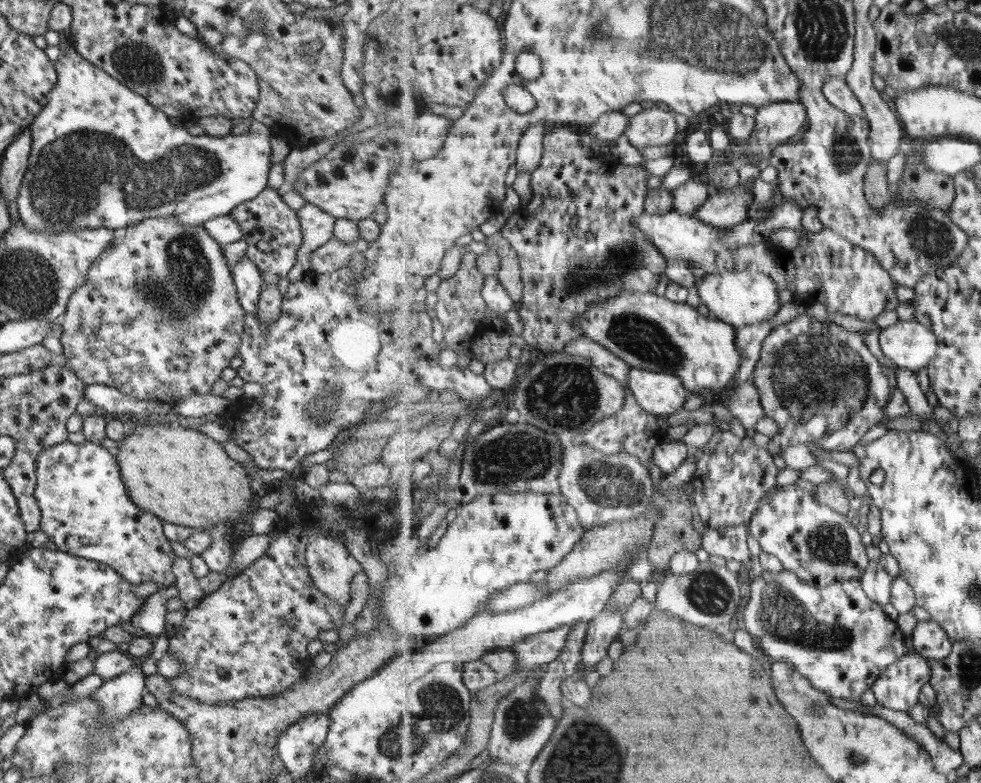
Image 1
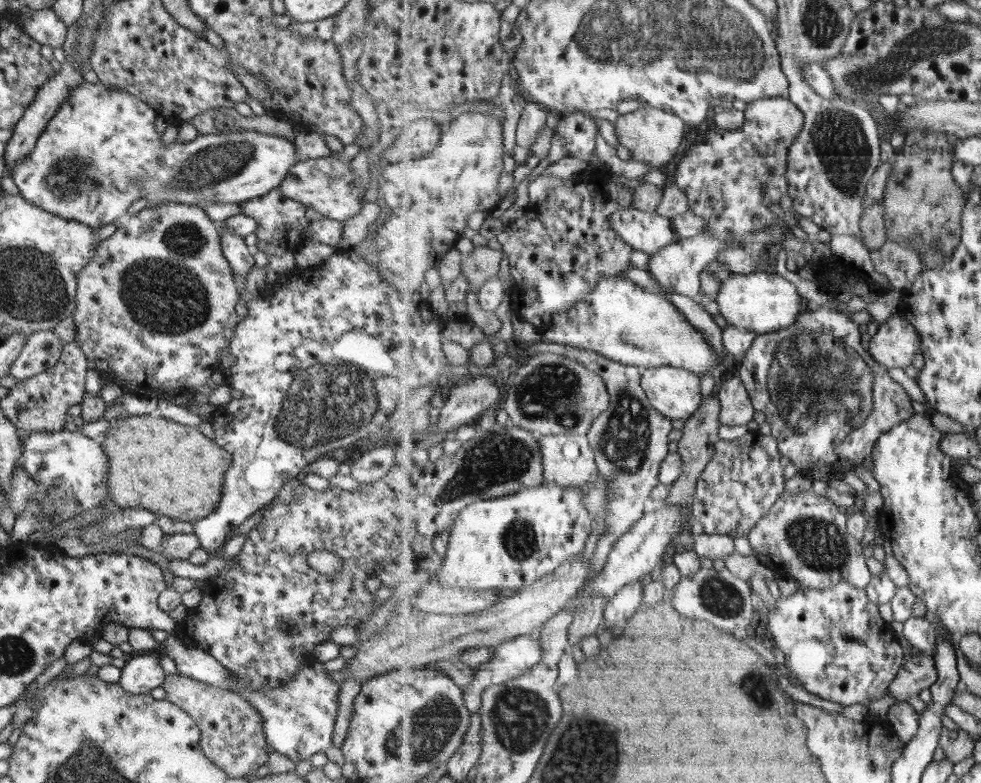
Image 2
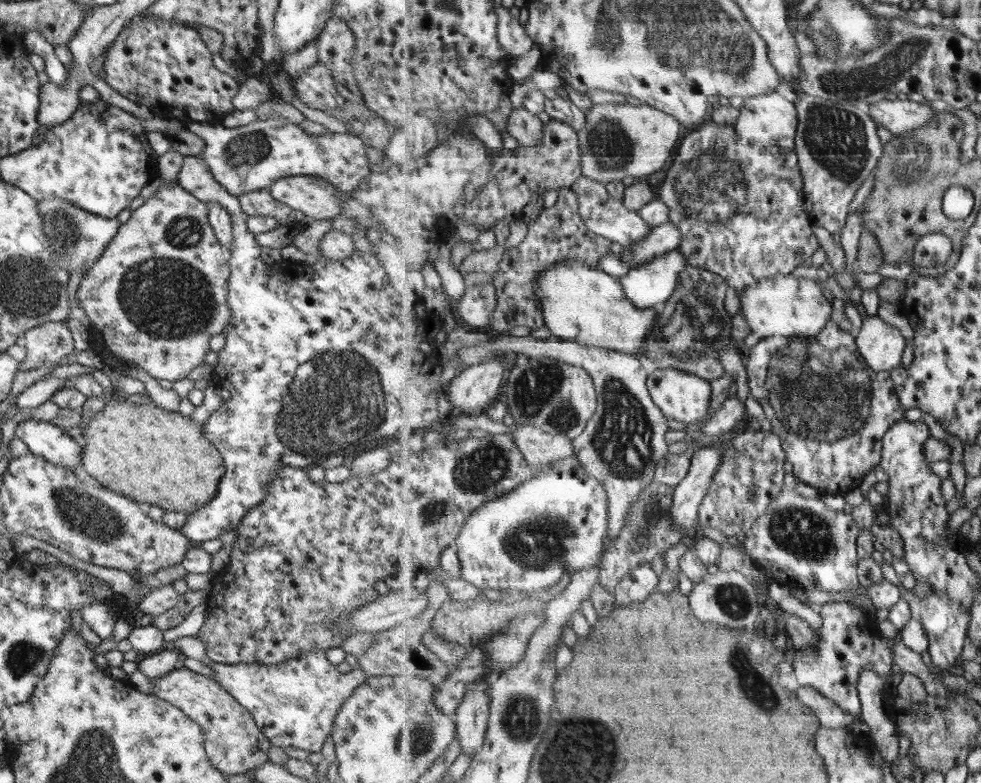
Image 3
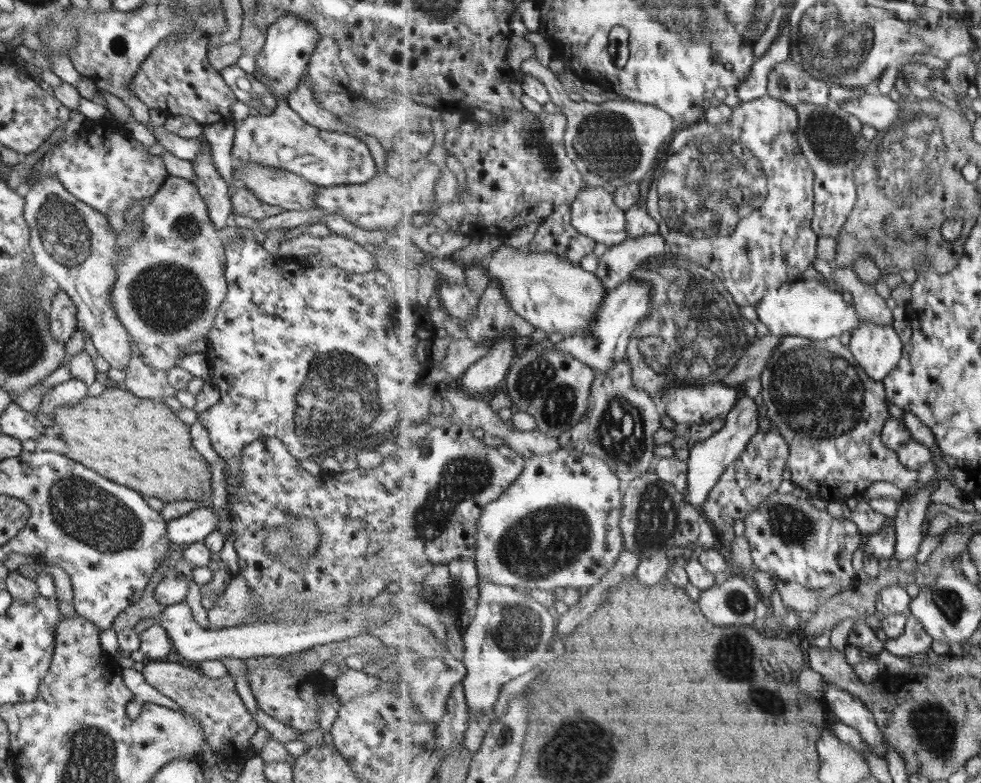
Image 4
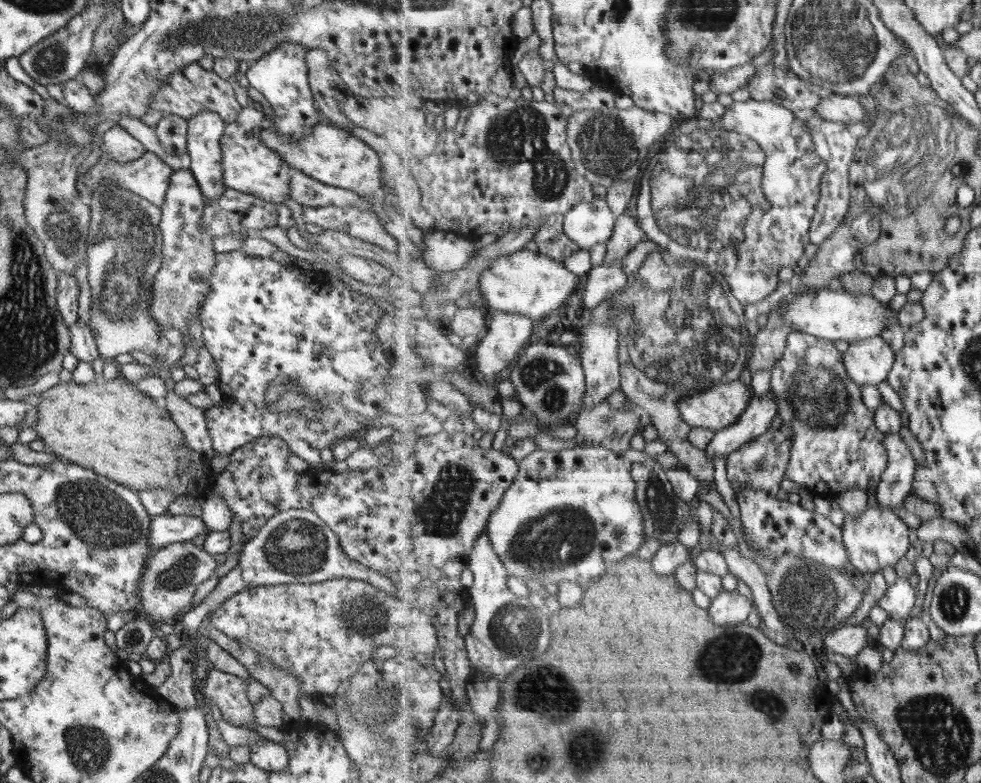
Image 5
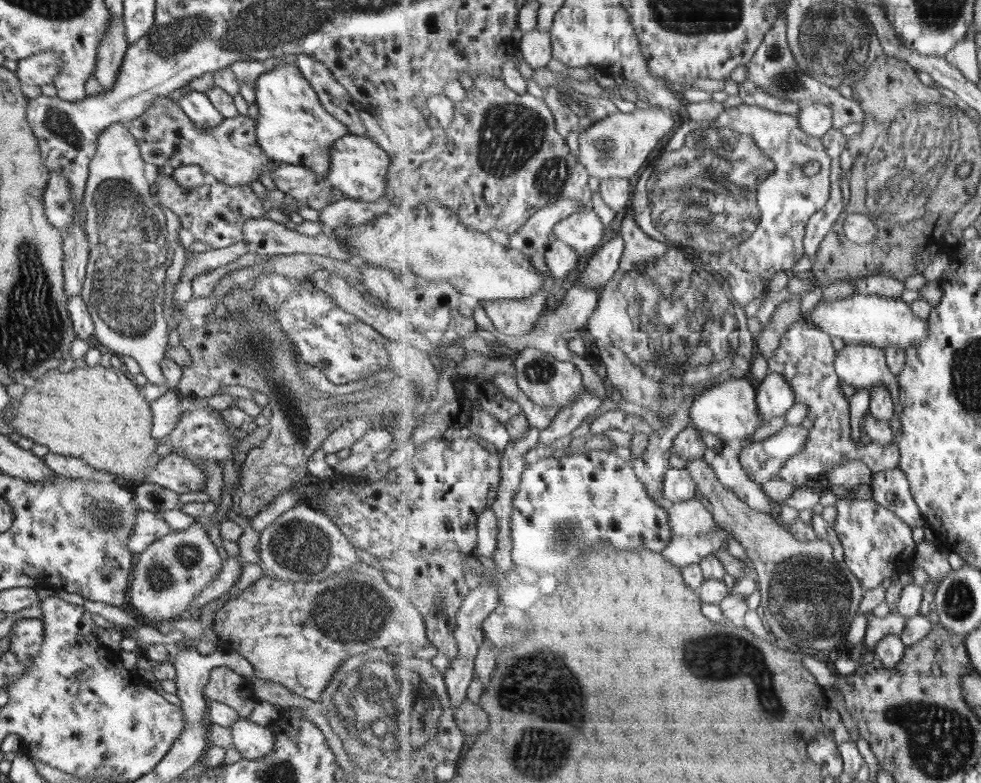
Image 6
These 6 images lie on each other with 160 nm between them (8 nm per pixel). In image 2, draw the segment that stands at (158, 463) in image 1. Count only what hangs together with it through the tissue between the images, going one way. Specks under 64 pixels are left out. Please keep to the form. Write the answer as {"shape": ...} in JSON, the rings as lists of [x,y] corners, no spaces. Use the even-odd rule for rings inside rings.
{"shape":[[[156,413],[149,415],[125,416],[115,421],[117,428],[107,429],[103,443],[108,458],[106,487],[110,499],[121,509],[143,508],[152,513],[167,515],[173,520],[193,523],[210,512],[221,498],[225,471],[231,466],[231,455],[207,439],[196,427],[177,424],[159,417]]]}

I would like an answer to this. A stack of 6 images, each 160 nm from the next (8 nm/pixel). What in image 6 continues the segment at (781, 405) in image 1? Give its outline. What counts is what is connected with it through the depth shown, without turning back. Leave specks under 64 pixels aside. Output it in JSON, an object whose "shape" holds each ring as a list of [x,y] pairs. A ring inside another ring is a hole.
{"shape":[[[802,319],[792,325],[782,336],[781,347],[777,349],[775,356],[768,359],[770,372],[782,374],[796,392],[796,402],[804,402],[808,406],[808,418],[811,418],[812,422],[806,447],[799,454],[787,460],[779,474],[779,478],[791,482],[797,488],[800,488],[802,484],[809,482],[809,480],[816,482],[817,478],[827,477],[827,474],[838,464],[843,464],[848,460],[861,460],[874,473],[895,470],[900,466],[902,456],[898,449],[873,442],[860,443],[859,445],[853,442],[853,436],[851,436],[851,402],[845,396],[845,392],[841,388],[840,376],[837,374],[837,352],[837,348],[833,348],[833,336],[821,330],[812,322]]]}

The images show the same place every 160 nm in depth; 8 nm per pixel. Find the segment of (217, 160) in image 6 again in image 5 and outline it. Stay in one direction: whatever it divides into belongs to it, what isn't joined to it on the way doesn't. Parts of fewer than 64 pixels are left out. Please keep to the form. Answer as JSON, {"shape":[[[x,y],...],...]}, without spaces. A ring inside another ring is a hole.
{"shape":[[[250,105],[241,108],[235,120],[224,126],[222,136],[219,138],[223,182],[227,188],[252,195],[273,205],[281,205],[289,199],[290,167],[259,141],[263,121],[262,111]],[[163,114],[161,120],[153,126],[153,134],[161,144],[166,155],[177,155],[186,152],[186,120],[175,114]]]}

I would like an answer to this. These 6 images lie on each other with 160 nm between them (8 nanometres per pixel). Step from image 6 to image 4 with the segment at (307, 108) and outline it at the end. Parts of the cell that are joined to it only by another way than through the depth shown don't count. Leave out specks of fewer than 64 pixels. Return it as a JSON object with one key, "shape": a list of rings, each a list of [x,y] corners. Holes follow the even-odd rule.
{"shape":[[[285,13],[281,18],[275,19],[263,33],[265,41],[262,50],[254,57],[255,70],[253,74],[257,73],[267,79],[268,93],[272,94],[273,98],[281,97],[283,102],[287,102],[289,94],[293,94],[297,90],[299,79],[306,72],[310,55],[319,39],[315,27],[306,23],[304,19],[305,17],[293,13]]]}

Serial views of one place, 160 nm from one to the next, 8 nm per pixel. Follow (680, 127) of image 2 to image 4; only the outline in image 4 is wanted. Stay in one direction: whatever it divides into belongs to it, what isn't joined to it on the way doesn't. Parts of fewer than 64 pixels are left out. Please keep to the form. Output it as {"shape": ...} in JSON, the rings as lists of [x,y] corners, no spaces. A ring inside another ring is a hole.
{"shape":[[[534,58],[524,61],[521,72],[541,80],[551,94],[550,102],[568,116],[565,134],[568,155],[589,185],[617,189],[643,180],[655,170],[653,166],[658,162],[659,150],[667,146],[667,142],[676,136],[675,130],[679,130],[679,123],[669,113],[649,104],[630,100],[611,100],[601,104],[573,102],[559,78]]]}

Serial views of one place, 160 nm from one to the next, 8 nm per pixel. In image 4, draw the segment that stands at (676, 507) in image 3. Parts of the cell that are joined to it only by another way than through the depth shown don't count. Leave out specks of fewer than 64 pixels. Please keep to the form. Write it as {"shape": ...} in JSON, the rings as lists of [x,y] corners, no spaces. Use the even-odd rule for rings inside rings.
{"shape":[[[743,393],[737,399],[736,406],[727,415],[724,427],[717,431],[710,439],[695,443],[689,449],[688,458],[688,490],[684,493],[684,499],[697,506],[702,506],[708,499],[710,492],[719,482],[721,475],[727,470],[727,467],[737,460],[751,439],[759,430],[759,409],[757,402],[749,395]]]}

